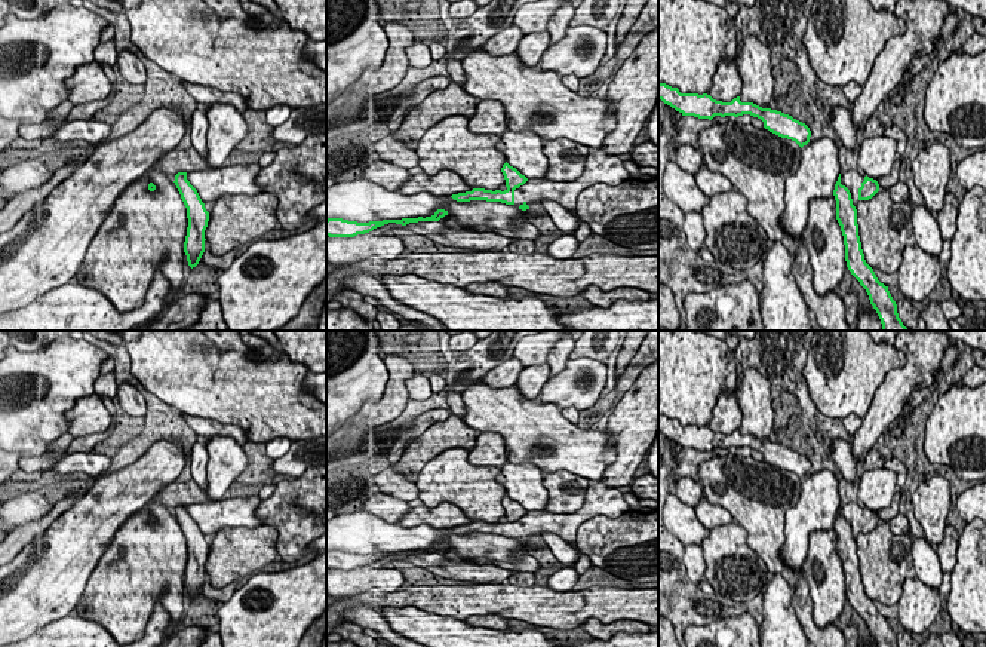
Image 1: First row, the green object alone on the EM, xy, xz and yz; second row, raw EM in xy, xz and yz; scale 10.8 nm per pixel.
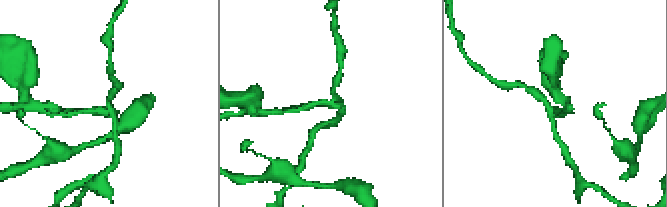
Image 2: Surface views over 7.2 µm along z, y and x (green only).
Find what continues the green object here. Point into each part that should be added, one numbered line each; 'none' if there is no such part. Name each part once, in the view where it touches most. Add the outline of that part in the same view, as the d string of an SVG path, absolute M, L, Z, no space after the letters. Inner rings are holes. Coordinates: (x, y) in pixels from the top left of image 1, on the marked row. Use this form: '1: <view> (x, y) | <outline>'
1: yz (851, 180) | M850 169L841 174L841 184L850 190L854 206L858 203L858 188L863 181L864 177L861 177L857 169Z

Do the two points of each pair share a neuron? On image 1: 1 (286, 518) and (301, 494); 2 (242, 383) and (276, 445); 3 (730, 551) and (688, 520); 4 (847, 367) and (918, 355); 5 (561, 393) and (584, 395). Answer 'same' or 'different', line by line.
1: same
2: different
3: same
4: different
5: same

